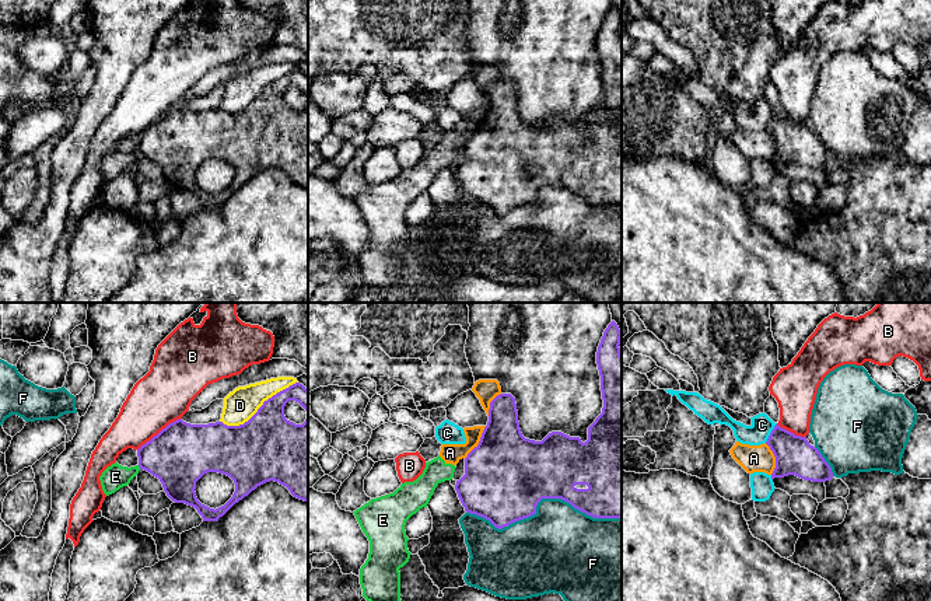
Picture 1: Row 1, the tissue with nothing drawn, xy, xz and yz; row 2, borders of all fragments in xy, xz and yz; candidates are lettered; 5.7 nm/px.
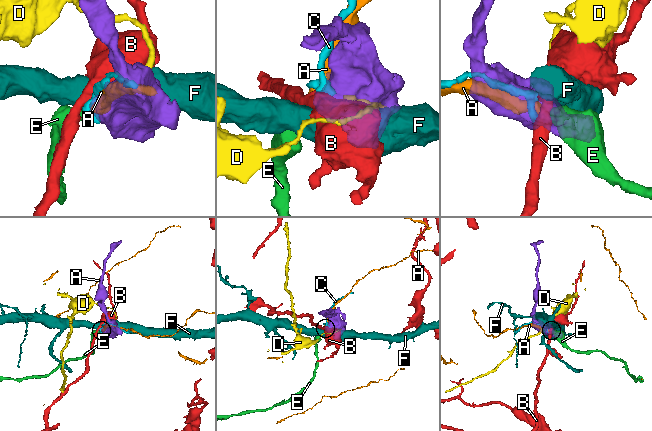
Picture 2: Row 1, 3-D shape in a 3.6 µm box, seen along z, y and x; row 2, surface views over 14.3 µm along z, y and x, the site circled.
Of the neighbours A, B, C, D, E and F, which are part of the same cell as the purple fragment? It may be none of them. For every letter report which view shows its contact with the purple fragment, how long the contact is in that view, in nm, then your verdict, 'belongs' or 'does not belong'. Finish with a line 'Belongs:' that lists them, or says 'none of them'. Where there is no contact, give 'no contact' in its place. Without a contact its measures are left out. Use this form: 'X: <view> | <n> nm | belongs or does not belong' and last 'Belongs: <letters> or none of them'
A: xz | 220 nm | does not belong
B: xy | 320 nm | does not belong
C: yz | 130 nm | does not belong
D: xy | 500 nm | does not belong
E: xy | 30 nm | does not belong
F: xz | 900 nm | does not belong
Belongs: none of them

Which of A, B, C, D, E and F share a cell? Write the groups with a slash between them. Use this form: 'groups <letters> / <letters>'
groups A E / B / C / D / F

